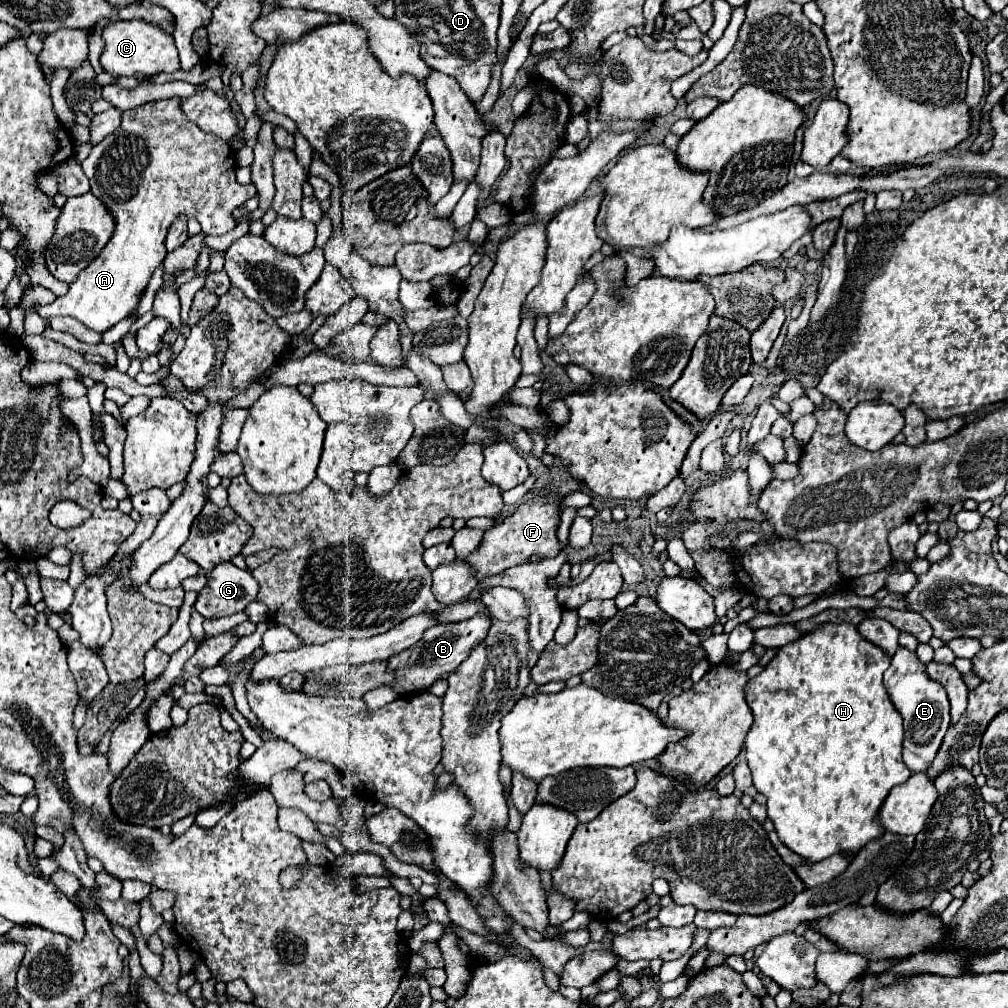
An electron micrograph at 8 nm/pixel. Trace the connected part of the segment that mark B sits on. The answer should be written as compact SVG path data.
M476 613L474 617L470 617L466 621L436 625L434 629L430 629L430 633L426 633L426 637L422 637L422 641L416 647L410 647L410 649L402 651L402 655L394 655L388 659L390 669L398 677L394 691L398 691L400 695L408 695L422 687L430 687L440 675L454 671L462 661L468 659L470 651L484 641L490 625L492 625L492 619L488 615Z

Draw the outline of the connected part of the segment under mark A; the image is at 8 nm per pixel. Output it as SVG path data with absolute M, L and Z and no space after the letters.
M164 99L124 111L120 127L124 135L110 133L106 139L94 145L90 155L82 161L82 169L90 179L90 191L106 205L114 217L114 233L102 253L78 275L74 283L70 283L66 295L56 297L54 303L42 305L38 309L40 317L72 315L98 333L108 331L138 307L154 269L166 257L166 253L162 253L164 237L180 213L184 213L188 219L198 219L202 233L224 235L236 227L232 211L256 195L254 185L238 185L234 181L236 157L230 157L232 149L222 145L222 141L218 141L218 137L212 133L202 133L194 123L186 121L186 117L178 113L178 101Z

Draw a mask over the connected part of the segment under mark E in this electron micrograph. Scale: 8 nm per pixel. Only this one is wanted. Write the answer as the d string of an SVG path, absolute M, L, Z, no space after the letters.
M904 647L898 649L898 653L892 657L890 667L884 673L884 687L888 691L888 697L896 711L904 719L904 751L902 761L912 773L924 773L930 763L934 761L942 739L948 731L950 723L950 705L946 697L946 689L932 681L926 675L926 665L922 665L914 651L908 651Z

